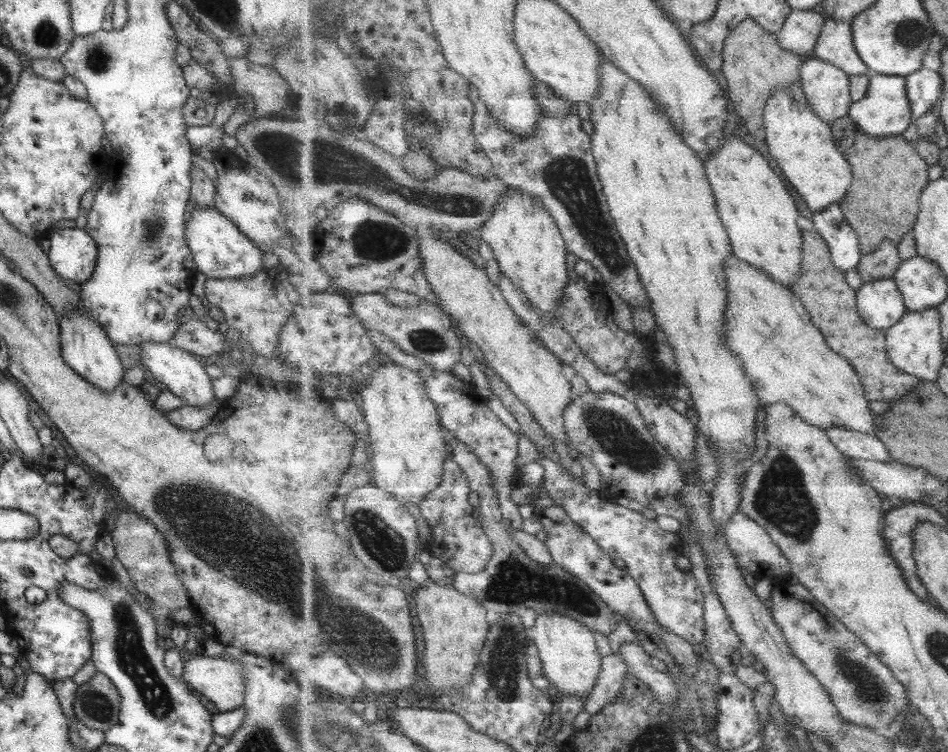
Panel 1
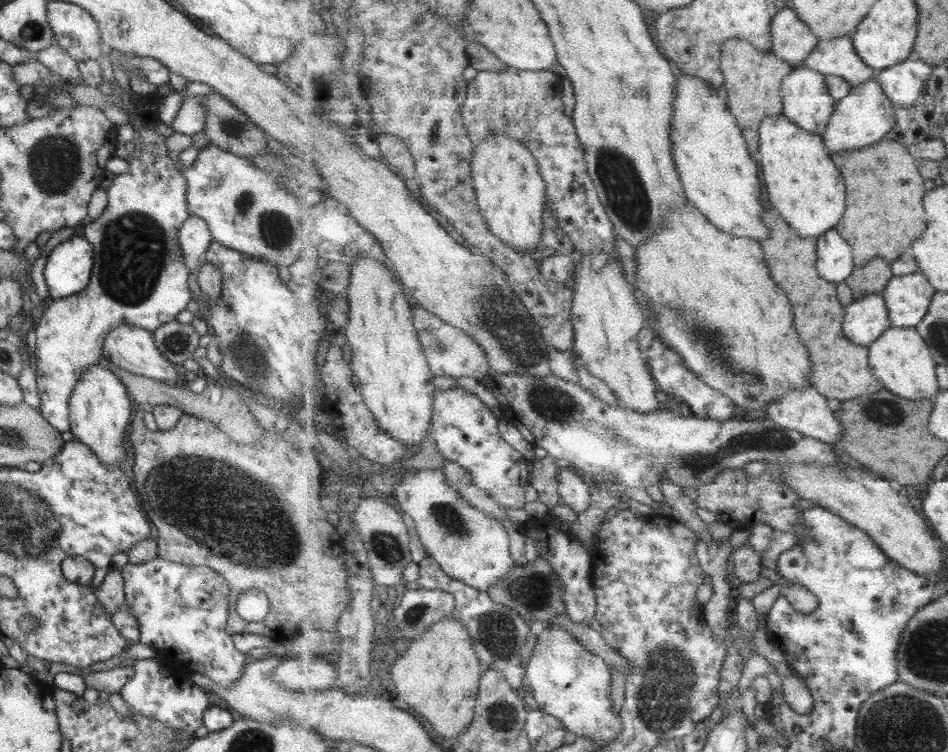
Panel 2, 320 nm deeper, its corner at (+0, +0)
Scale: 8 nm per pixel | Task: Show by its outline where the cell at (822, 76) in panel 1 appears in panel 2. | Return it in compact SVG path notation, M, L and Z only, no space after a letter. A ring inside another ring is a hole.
M796 66L791 74L784 78L782 92L784 96L783 115L807 132L822 134L827 130L832 114L836 110L836 98L829 92L826 75L805 66Z

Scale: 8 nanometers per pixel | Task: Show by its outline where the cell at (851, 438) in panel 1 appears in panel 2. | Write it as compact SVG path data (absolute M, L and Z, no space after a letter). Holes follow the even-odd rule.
M803 387L795 391L789 391L783 399L769 403L765 411L768 418L775 424L835 446L845 436L845 428L836 413L829 408L827 399L828 397L823 396L815 387Z

